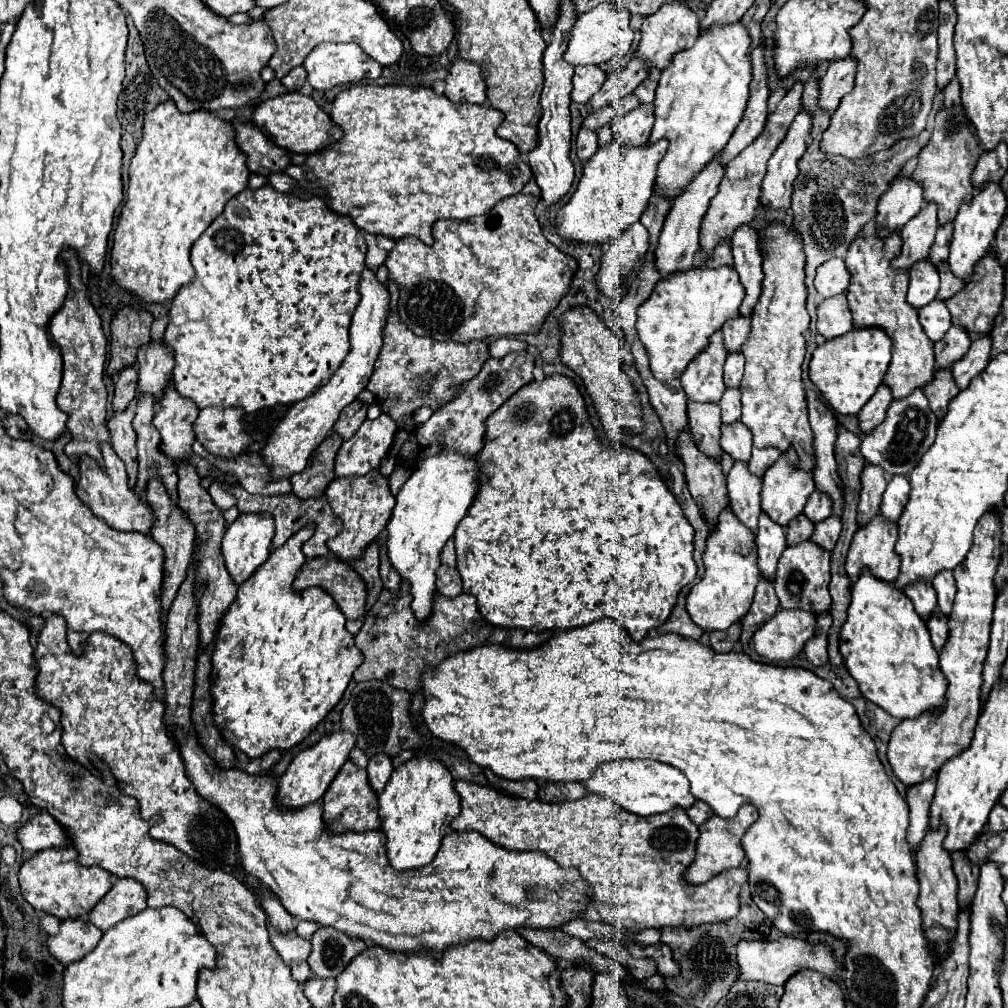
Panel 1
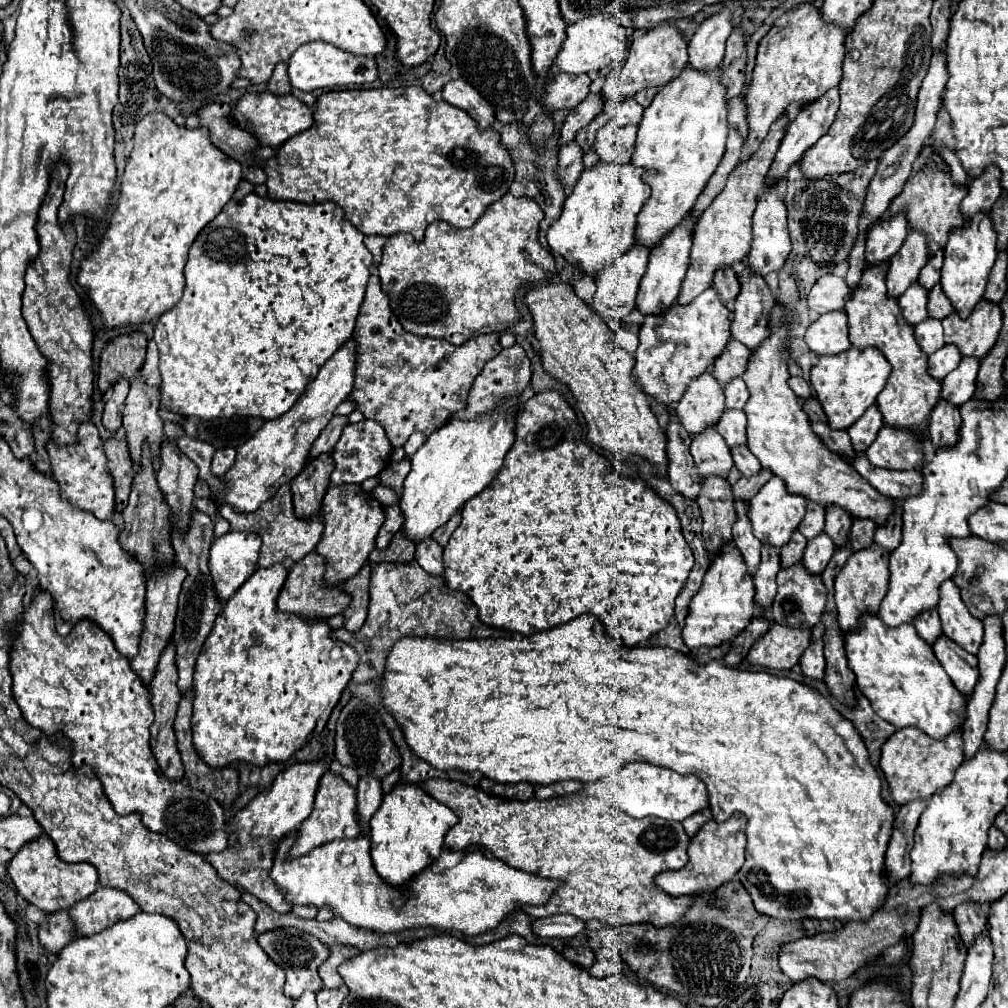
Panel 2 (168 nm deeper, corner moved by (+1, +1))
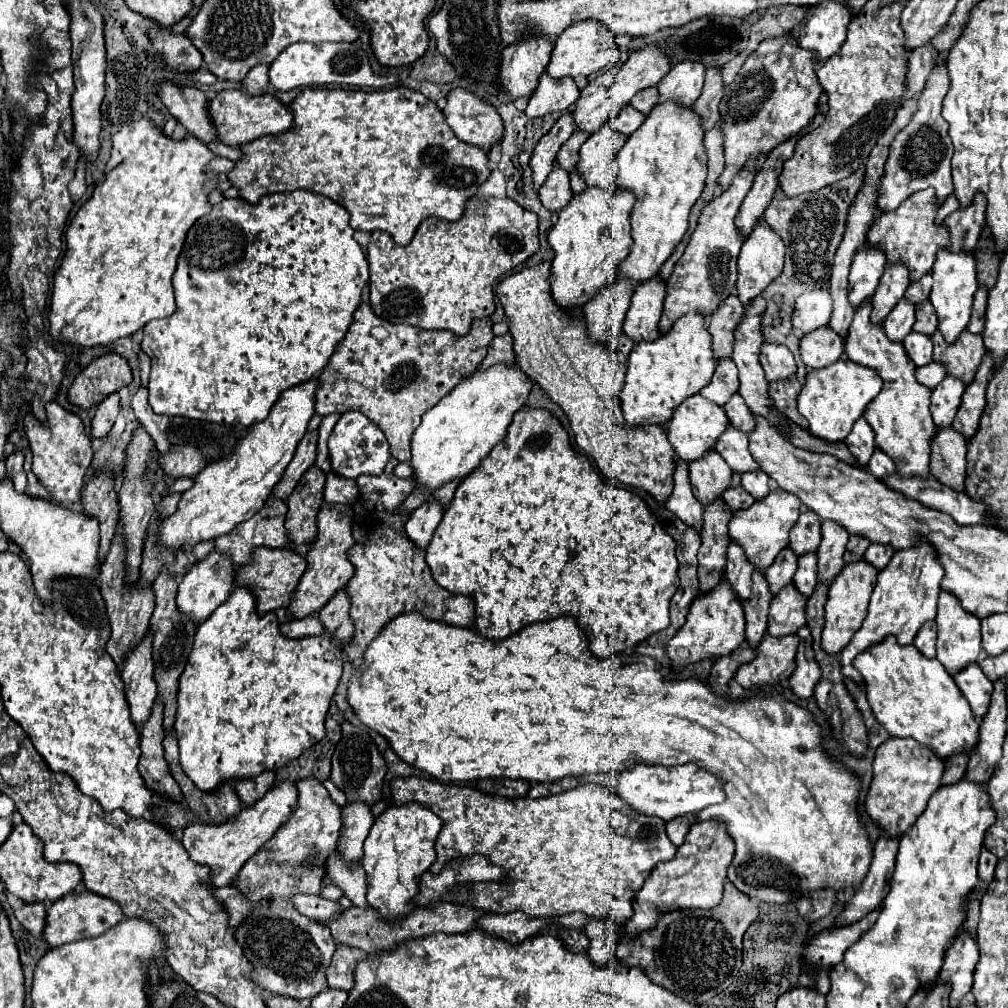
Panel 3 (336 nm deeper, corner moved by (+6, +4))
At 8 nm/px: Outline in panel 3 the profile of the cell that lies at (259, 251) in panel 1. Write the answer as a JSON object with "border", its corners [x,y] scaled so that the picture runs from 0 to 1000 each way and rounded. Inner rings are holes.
{"border":[[[308,188],[264,192],[258,196],[256,202],[248,202],[242,196],[224,196],[218,202],[214,202],[208,212],[200,214],[188,226],[183,246],[177,254],[177,266],[171,276],[173,292],[175,292],[173,312],[155,319],[147,319],[143,323],[143,337],[139,343],[151,357],[151,369],[149,369],[149,381],[147,381],[149,405],[155,411],[165,411],[165,413],[185,413],[190,417],[208,417],[214,421],[250,423],[266,413],[268,405],[272,403],[272,399],[284,385],[290,385],[294,381],[300,381],[317,373],[319,365],[325,361],[327,353],[331,351],[335,339],[341,335],[349,319],[349,312],[359,298],[357,296],[359,286],[365,280],[365,258],[359,244],[351,238],[351,228],[347,226],[345,218],[347,214],[343,206]]]}

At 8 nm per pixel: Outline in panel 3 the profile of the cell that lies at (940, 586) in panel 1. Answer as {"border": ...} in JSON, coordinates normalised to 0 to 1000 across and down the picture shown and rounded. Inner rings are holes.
{"border":[[[933,587],[933,595],[931,595],[931,609],[929,609],[929,619],[931,619],[931,655],[937,659],[937,663],[942,669],[952,667],[954,663],[958,663],[960,659],[968,657],[972,647],[974,647],[974,635],[972,635],[972,613],[956,607],[956,603],[952,601],[952,597],[948,595],[948,591],[944,591],[942,587]]]}

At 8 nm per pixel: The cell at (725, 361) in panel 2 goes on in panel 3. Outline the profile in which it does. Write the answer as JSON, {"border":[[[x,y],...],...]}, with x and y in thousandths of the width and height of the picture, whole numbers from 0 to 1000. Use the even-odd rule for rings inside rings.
{"border":[[[722,355],[722,357],[714,357],[704,381],[698,383],[694,391],[716,403],[730,387],[732,387],[732,369],[730,369],[730,361],[726,361],[726,357]]]}

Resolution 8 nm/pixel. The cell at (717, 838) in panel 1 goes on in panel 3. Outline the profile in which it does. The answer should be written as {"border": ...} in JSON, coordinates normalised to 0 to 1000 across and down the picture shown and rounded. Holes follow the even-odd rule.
{"border":[[[683,808],[661,815],[661,825],[671,839],[675,839],[677,835],[679,837],[673,841],[669,853],[651,857],[651,861],[647,861],[647,865],[639,873],[637,881],[629,887],[626,896],[628,909],[621,915],[621,925],[625,929],[647,921],[651,917],[653,903],[665,905],[665,903],[683,903],[683,901],[708,901],[716,893],[720,865],[730,843],[728,833],[722,829],[718,817],[708,813],[690,815],[690,810]],[[679,827],[683,827],[681,833]]]}

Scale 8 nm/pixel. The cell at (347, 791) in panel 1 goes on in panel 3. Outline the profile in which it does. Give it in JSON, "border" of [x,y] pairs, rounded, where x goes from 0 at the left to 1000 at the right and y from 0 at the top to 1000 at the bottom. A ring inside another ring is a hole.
{"border":[[[300,772],[294,780],[296,802],[290,812],[254,849],[242,857],[236,865],[236,873],[230,873],[230,879],[244,887],[252,897],[252,903],[248,905],[250,911],[244,911],[232,927],[236,937],[242,940],[244,950],[252,956],[248,972],[252,972],[264,986],[308,992],[315,984],[323,982],[321,964],[327,956],[329,944],[333,942],[333,933],[321,917],[296,907],[288,889],[294,885],[317,885],[321,877],[321,853],[333,843],[339,813],[337,800],[327,792],[317,774]]]}

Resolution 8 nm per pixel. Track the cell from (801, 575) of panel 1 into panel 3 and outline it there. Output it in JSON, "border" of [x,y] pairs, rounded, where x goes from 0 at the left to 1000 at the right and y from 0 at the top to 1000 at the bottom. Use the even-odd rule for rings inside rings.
{"border":[[[786,577],[778,581],[764,597],[762,629],[780,631],[800,621],[800,595],[800,591],[794,591],[794,587],[790,587],[790,581]]]}

